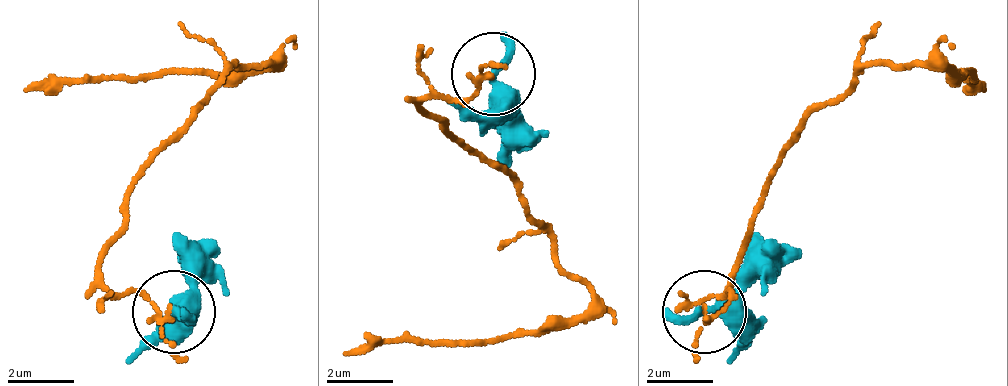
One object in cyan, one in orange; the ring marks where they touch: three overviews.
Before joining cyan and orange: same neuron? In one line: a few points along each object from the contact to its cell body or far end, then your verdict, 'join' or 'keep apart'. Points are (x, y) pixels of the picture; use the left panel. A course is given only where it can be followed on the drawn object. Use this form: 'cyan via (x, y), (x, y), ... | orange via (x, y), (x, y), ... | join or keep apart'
cyan via (172, 314), (188, 280), (180, 247) | orange via (172, 314), (146, 297), (105, 280), (130, 180), (238, 63), (272, 63), (21, 88) | keep apart

